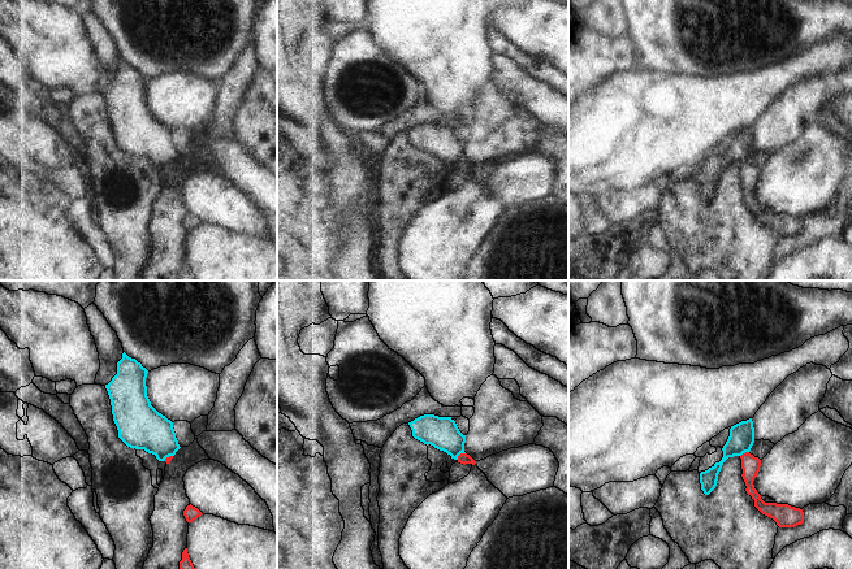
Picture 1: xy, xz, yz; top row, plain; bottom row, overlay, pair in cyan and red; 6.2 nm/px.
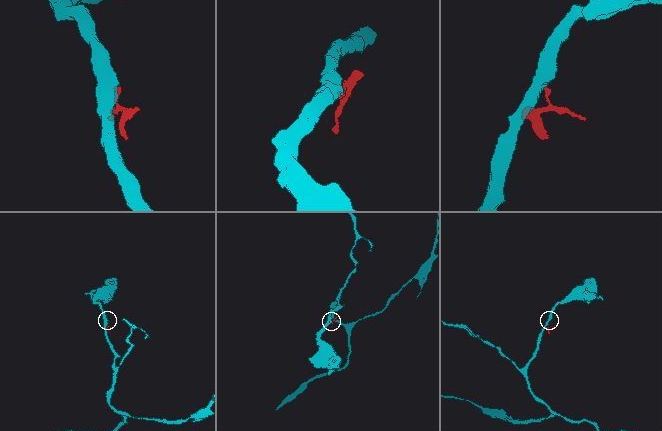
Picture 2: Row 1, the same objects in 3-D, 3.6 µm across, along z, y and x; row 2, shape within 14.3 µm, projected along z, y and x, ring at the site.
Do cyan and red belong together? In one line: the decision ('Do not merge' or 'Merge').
Do not merge

